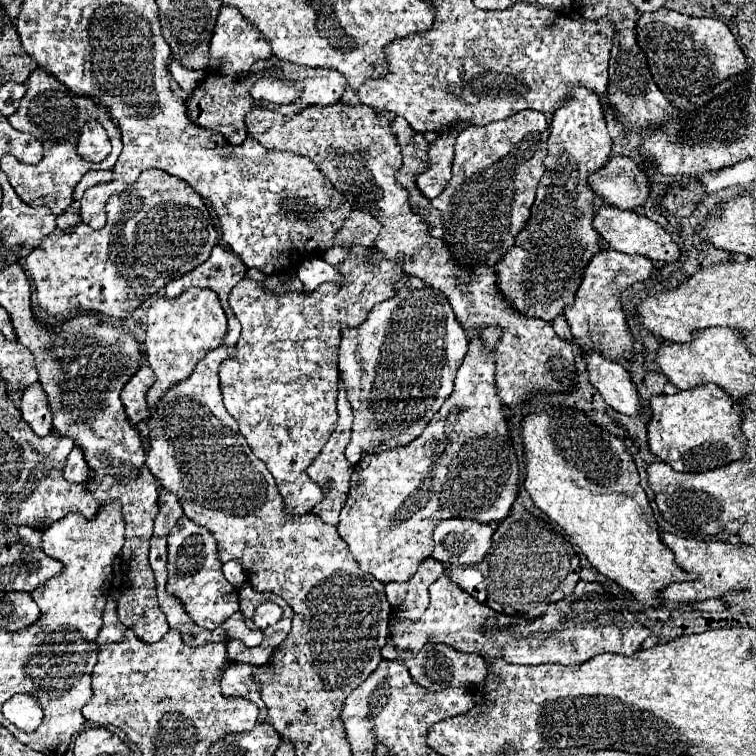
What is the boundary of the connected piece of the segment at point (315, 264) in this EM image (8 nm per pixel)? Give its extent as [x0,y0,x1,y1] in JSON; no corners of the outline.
[296,257,340,293]

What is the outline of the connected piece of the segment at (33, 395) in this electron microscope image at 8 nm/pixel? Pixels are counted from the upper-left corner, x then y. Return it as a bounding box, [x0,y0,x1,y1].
[20,383,52,437]

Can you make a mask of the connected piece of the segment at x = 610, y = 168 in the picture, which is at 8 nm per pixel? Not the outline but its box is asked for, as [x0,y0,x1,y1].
[592,157,650,211]

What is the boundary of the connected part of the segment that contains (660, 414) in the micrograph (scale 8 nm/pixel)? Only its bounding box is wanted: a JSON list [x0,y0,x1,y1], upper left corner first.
[648,383,748,471]

